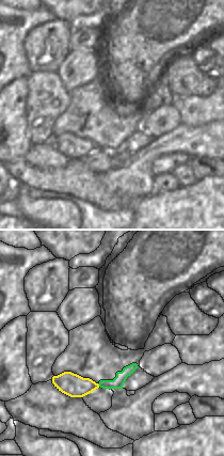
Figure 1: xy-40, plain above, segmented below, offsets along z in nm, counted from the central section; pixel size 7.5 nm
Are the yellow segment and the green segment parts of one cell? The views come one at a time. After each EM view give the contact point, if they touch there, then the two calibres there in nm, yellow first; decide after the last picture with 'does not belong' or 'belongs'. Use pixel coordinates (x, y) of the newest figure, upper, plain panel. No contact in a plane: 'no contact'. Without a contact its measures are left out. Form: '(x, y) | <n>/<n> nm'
(98, 145) | 170/90 nm

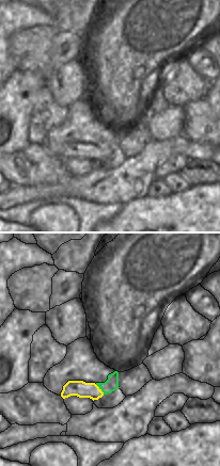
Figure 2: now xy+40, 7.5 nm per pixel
(99, 150) | 120/100 nm

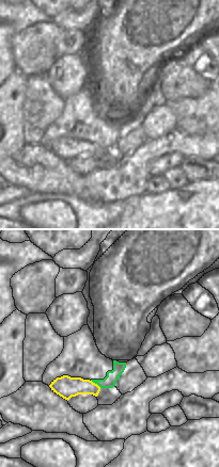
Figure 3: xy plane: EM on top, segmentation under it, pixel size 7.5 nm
(96, 145) | 160/90 nm

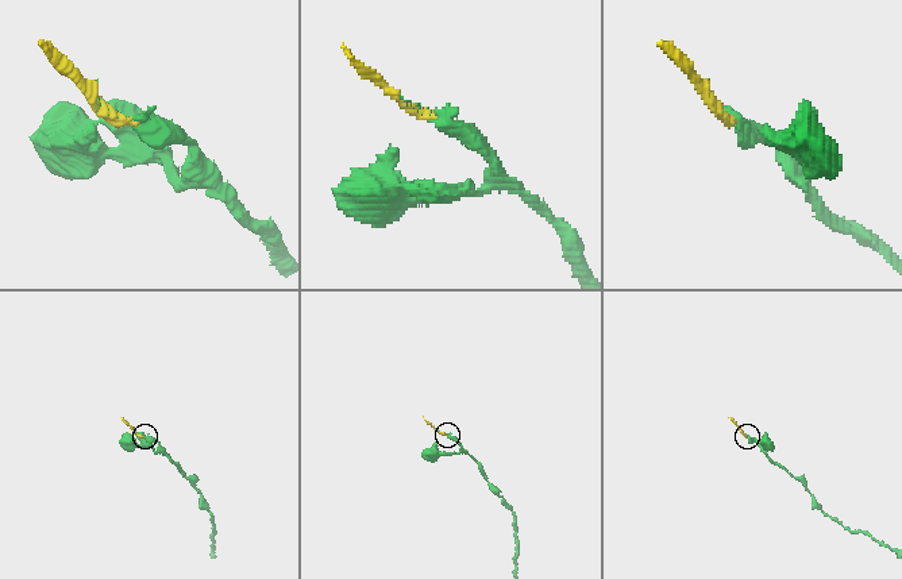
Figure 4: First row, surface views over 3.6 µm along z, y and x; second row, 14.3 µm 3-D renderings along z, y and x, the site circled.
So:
belongs

